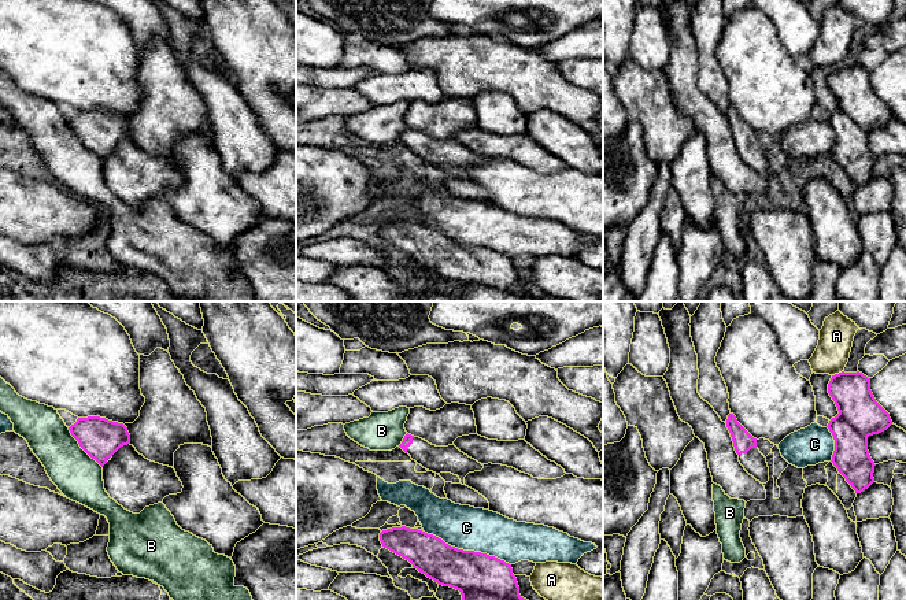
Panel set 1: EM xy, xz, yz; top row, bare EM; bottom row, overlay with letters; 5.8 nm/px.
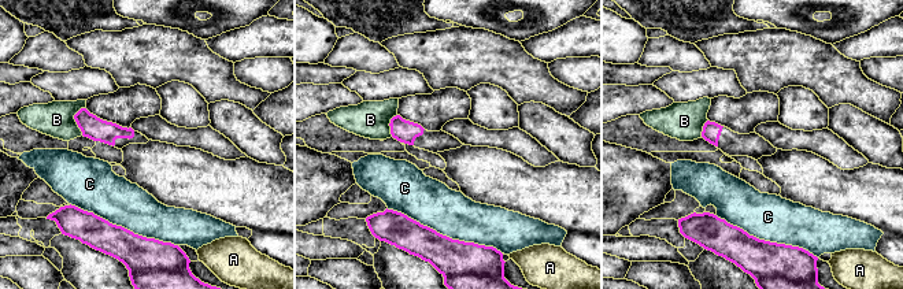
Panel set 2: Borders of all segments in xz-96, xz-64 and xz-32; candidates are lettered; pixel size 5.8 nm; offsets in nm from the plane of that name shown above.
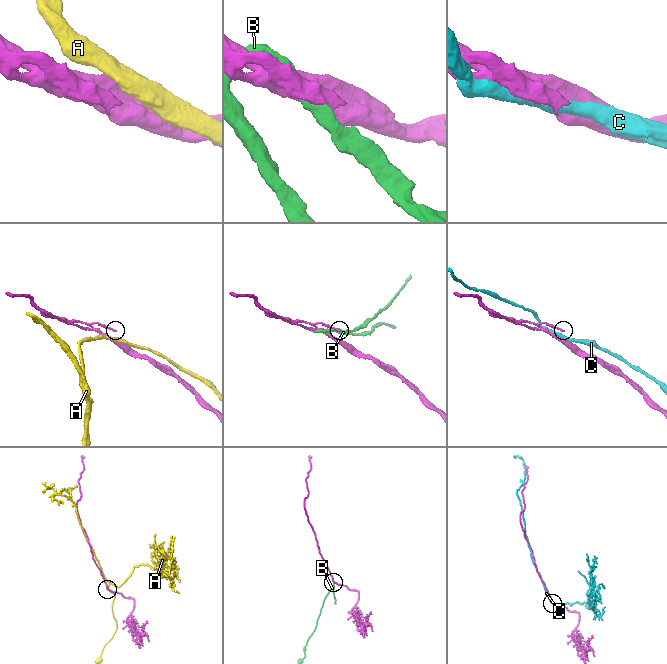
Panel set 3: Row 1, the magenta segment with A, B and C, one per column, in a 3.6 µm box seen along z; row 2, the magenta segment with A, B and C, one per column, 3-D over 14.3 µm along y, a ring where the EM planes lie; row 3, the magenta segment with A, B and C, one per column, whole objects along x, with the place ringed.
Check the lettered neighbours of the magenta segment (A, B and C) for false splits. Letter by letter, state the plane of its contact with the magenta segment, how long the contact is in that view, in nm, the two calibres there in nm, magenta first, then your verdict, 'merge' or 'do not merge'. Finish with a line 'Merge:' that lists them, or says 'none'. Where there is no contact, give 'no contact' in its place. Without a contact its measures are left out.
A: yz | 70 nm | 240/200 nm | do not merge
B: xy | 320 nm | 240/280 nm | do not merge
C: xz | 550 nm | 280/260 nm | do not merge
Merge: none

